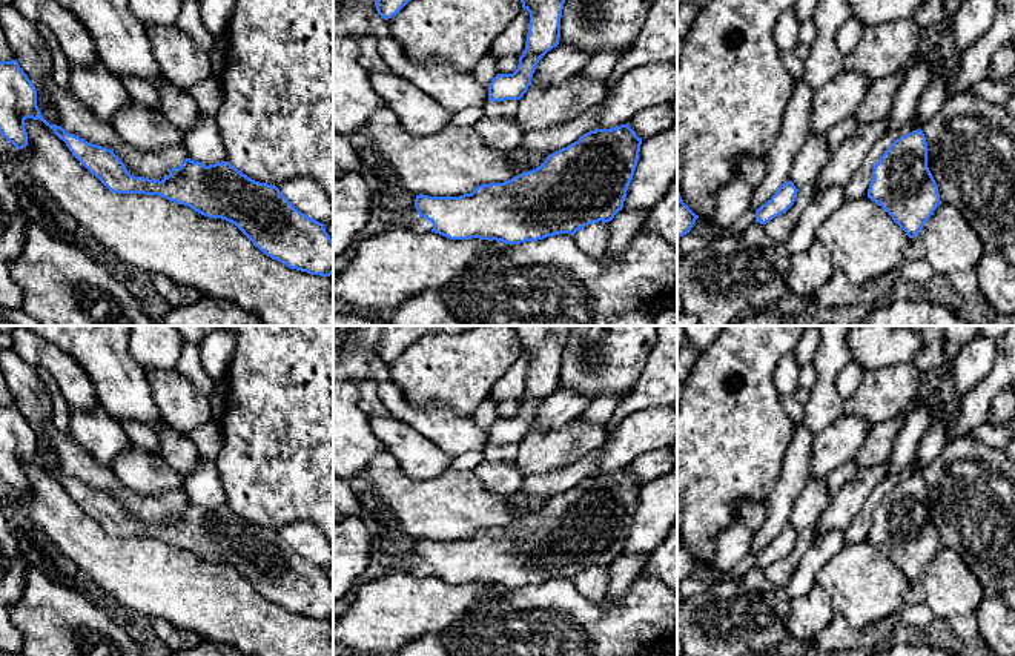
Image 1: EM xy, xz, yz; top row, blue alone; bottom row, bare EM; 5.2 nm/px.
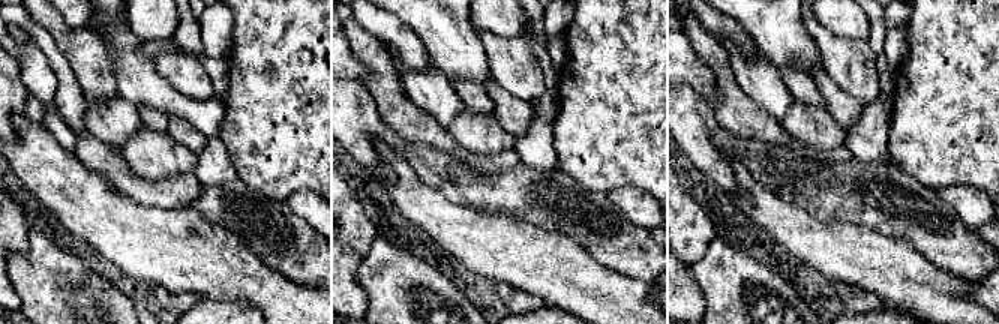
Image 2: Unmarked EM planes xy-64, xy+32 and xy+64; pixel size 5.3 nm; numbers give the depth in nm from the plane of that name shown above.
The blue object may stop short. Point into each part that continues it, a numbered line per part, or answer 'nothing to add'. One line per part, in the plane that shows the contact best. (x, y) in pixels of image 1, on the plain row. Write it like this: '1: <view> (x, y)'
nothing to add

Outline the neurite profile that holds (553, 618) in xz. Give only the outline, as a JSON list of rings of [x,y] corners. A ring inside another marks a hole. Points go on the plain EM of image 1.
[[[639,573],[630,591],[614,602],[596,604],[582,596],[573,579],[505,588],[491,585],[493,598],[478,604],[436,639],[450,656],[665,656],[677,651],[677,595],[659,579]]]

